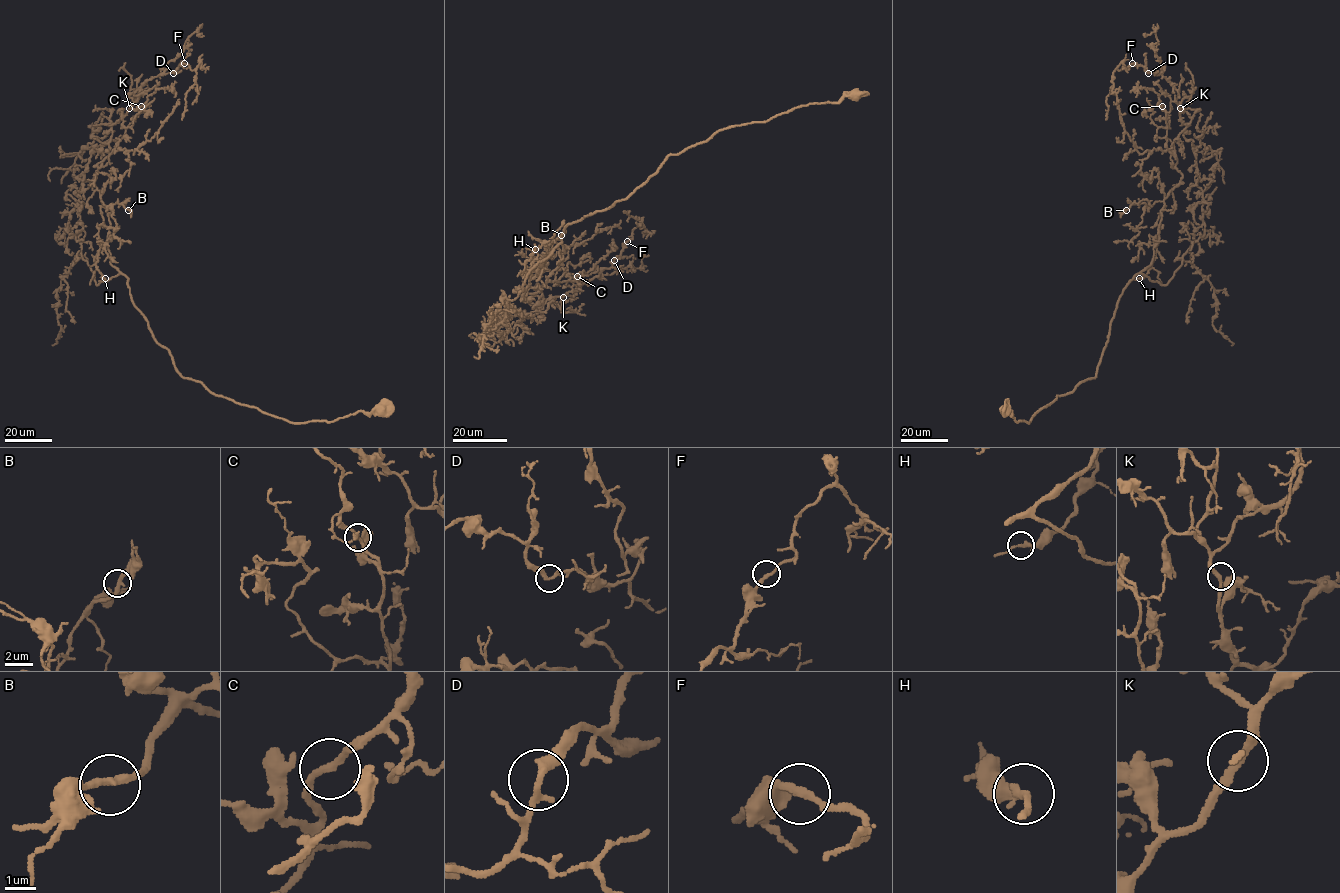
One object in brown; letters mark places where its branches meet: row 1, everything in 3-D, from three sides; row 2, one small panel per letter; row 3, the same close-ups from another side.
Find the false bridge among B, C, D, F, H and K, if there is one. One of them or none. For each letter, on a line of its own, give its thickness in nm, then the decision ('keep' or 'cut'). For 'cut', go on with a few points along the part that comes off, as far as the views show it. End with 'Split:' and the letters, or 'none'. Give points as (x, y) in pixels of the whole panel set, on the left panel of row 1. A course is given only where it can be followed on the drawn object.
B: 240 nm | keep
C: 220 nm | keep
D: 280 nm | keep
F: 240 nm | keep
H: 240 nm | keep
K: 260 nm | keep
Split: none

